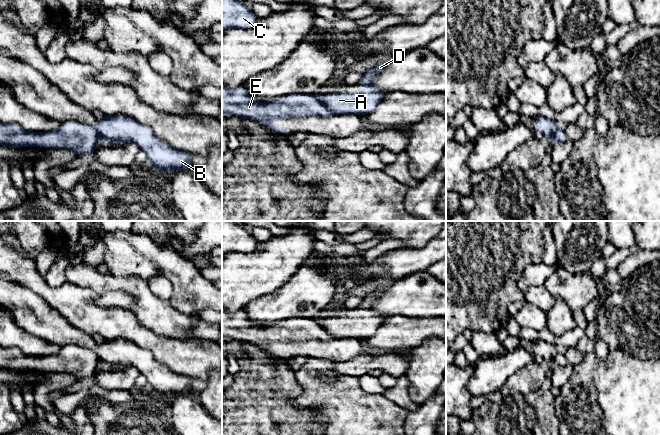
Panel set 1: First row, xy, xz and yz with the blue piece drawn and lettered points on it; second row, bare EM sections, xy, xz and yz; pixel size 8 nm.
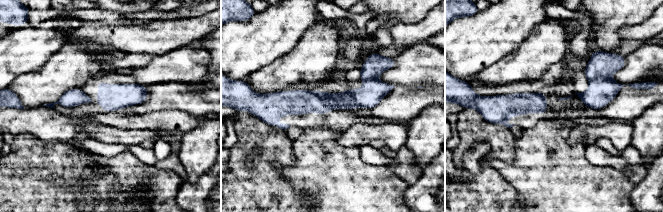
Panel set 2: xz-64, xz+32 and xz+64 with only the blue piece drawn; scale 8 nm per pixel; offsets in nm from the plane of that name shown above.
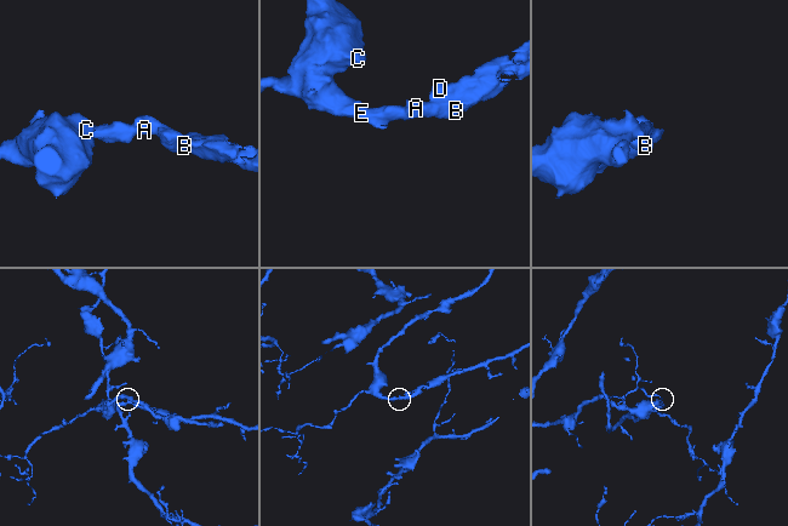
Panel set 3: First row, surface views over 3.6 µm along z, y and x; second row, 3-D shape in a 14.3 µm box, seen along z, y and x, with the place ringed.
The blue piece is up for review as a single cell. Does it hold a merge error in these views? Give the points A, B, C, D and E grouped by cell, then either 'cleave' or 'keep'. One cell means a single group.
A B D / C E; cleave

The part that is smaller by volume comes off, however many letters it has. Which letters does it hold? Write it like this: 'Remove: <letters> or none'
Remove: A, B, D

